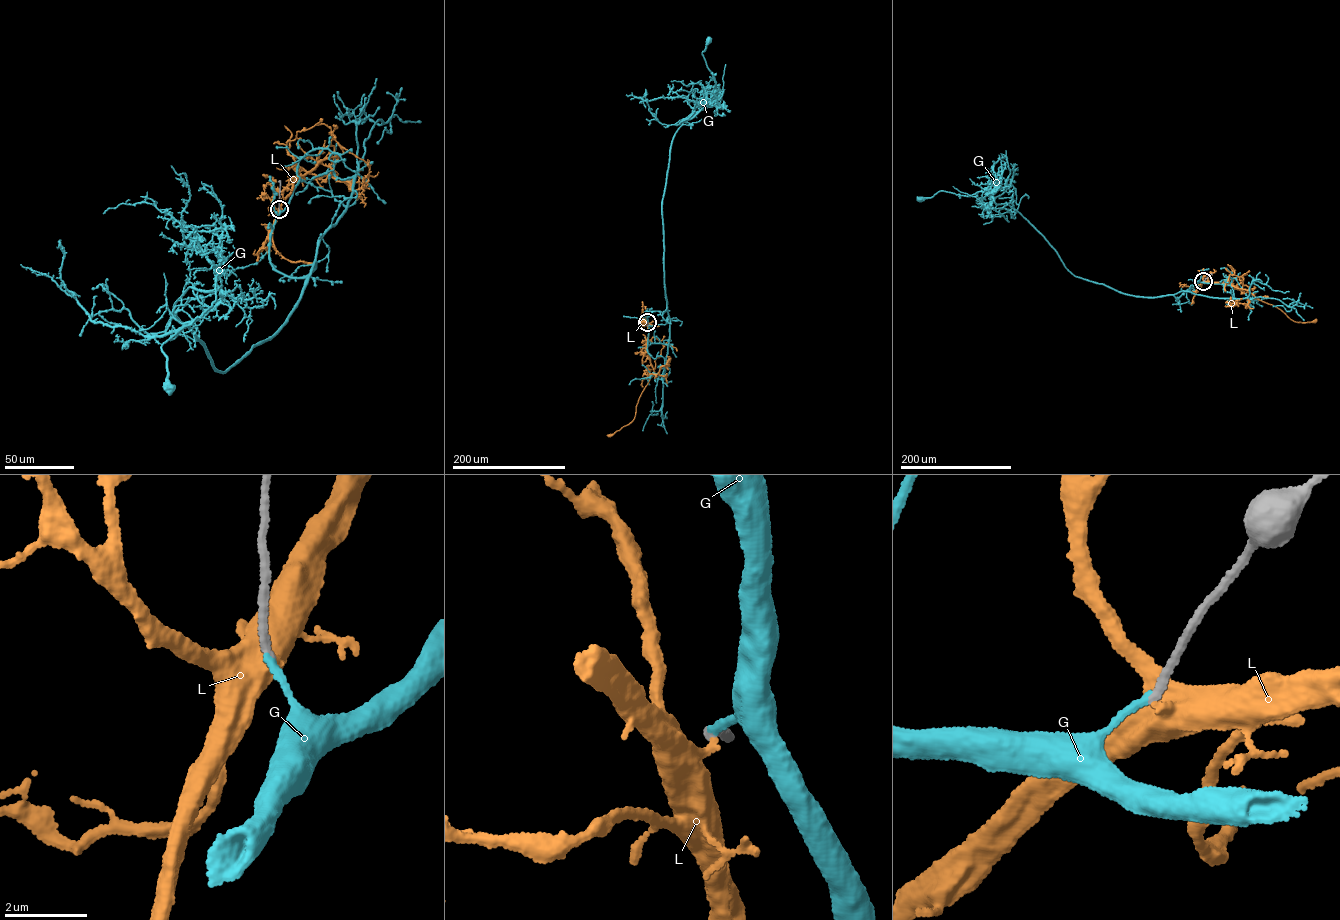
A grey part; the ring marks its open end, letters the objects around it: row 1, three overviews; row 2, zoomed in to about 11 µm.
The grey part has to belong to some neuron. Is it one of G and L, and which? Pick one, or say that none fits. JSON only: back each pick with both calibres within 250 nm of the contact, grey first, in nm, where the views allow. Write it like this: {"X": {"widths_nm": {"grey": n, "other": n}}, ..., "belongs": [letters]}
{"G": {"widths_nm": {"grey": 180, "other": 160}}, "belongs": ["G"]}

